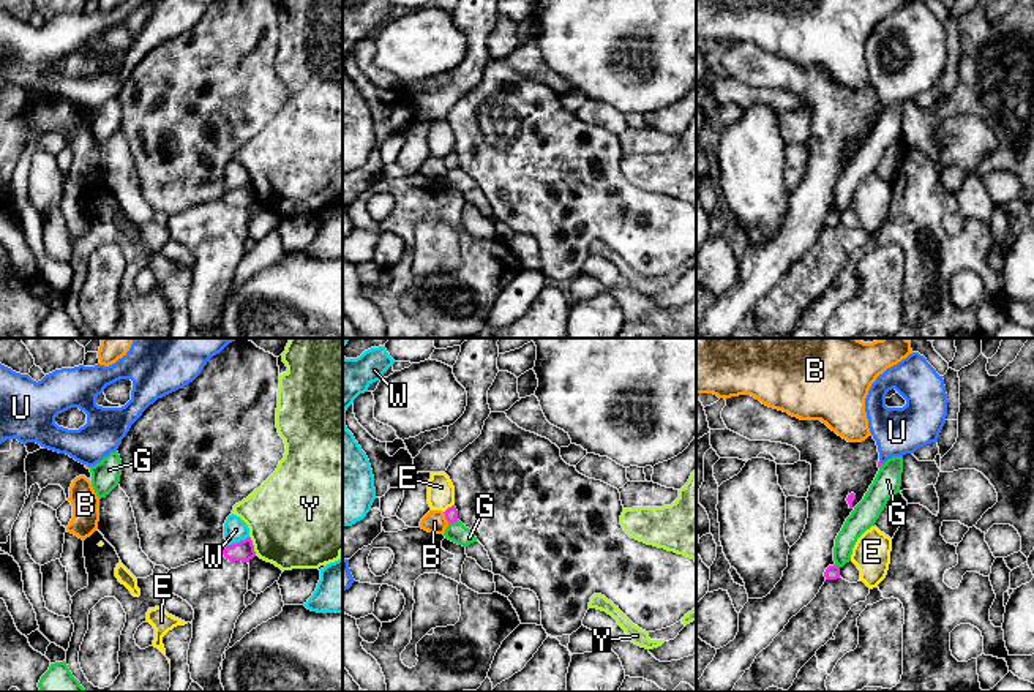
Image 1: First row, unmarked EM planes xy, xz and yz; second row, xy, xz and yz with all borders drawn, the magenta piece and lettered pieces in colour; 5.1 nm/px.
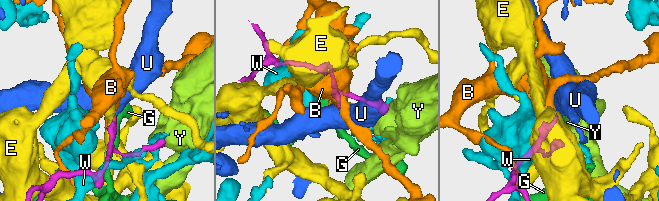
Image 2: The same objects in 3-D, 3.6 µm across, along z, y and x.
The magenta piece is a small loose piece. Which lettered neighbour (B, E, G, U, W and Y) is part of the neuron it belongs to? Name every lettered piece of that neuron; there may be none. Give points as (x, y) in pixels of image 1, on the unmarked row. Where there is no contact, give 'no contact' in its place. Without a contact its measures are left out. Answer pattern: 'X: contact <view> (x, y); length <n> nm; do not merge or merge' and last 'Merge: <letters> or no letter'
B: contact xz (445, 163); length 70 nm; do not merge
E: contact xz (447, 155); length 60 nm; do not merge
G: contact xz (452, 168); length 50 nm; do not merge
U: no contact; merge
W: contact xy (237, 188); length 140 nm; do not merge
Y: contact xy (253, 191); length 100 nm; do not merge
Merge: U

